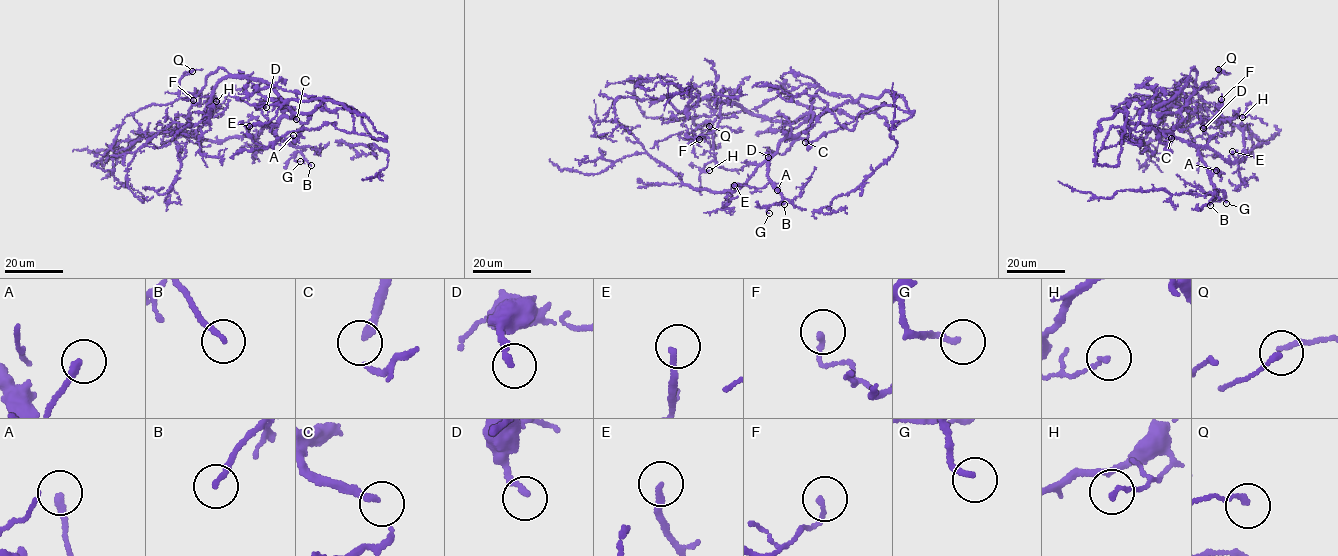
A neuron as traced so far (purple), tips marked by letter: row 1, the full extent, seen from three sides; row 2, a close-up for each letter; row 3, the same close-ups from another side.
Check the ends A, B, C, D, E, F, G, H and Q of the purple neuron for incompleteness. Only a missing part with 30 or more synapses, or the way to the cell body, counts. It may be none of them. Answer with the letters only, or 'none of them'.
C

